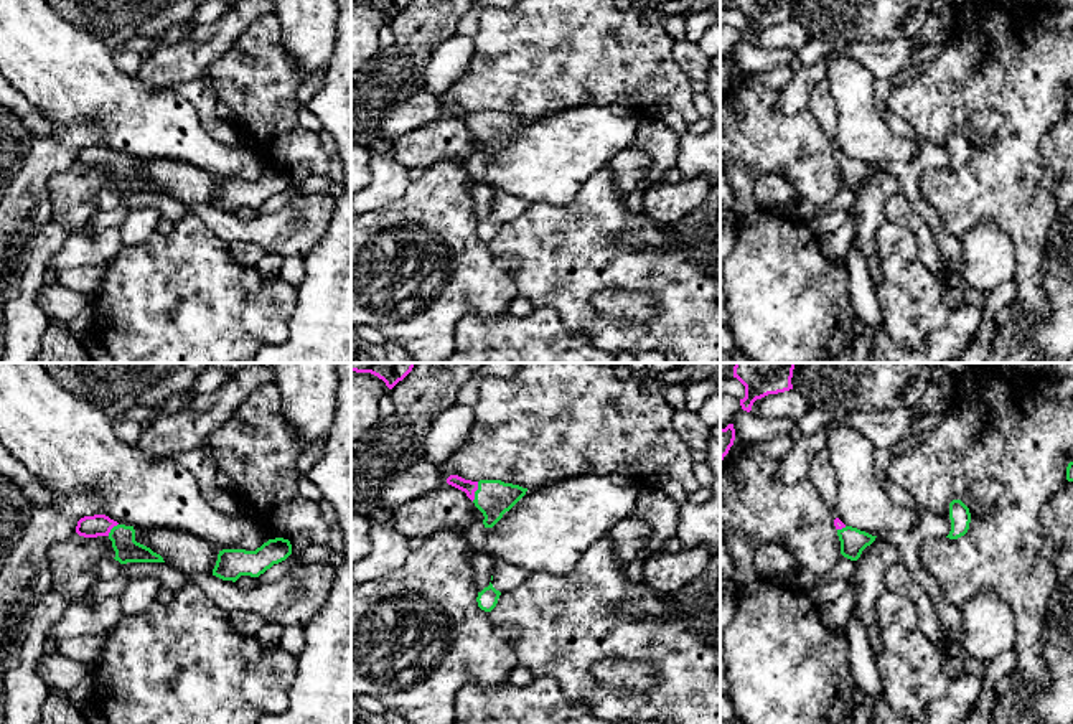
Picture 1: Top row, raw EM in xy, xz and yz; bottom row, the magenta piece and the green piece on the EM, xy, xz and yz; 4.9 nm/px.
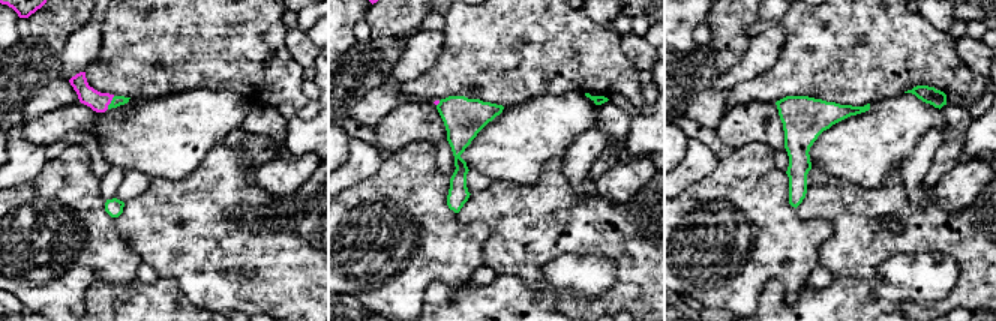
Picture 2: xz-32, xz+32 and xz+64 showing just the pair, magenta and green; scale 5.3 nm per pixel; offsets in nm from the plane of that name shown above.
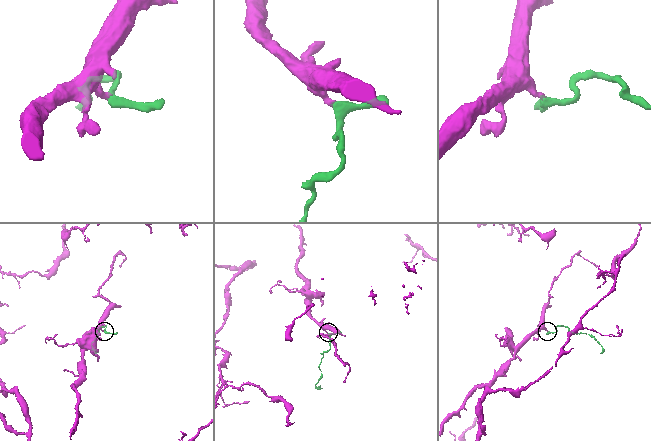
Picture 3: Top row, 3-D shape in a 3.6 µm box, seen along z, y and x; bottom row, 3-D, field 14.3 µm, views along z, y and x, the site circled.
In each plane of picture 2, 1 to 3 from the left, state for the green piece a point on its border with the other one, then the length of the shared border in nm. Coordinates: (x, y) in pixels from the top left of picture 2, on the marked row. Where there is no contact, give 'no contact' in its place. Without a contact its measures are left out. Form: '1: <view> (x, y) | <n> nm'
1: xz-32 (110, 102) | 80 nm
2: xz+32 (438, 102) | 40 nm
3: no contact

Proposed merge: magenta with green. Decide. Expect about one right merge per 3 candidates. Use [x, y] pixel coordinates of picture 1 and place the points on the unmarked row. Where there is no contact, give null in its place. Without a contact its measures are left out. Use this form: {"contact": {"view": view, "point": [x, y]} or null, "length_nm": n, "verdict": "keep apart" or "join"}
{"contact": {"view": "xz", "point": [473, 122]}, "length_nm": 100, "verdict": "join"}

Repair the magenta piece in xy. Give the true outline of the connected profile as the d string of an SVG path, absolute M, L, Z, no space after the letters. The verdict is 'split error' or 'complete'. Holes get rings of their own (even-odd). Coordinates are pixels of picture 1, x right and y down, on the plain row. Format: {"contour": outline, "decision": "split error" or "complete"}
{"contour": "M105 145L84 147L77 152L76 163L84 168L107 167L115 181L115 191L127 193L165 193L150 178L135 172L134 157L119 155Z", "decision": "split error"}

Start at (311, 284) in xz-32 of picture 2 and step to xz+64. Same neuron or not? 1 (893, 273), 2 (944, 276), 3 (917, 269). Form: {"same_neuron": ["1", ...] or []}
{"same_neuron": []}

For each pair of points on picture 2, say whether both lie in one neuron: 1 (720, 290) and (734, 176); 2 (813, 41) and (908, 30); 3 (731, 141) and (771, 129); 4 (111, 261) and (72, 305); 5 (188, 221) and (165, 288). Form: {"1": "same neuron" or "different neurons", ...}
{"1": "same neuron", "2": "same neuron", "3": "same neuron", "4": "same neuron", "5": "different neurons"}

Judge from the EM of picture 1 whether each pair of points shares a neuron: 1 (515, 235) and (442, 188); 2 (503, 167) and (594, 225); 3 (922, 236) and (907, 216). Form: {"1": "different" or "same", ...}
{"1": "different", "2": "different", "3": "same"}

